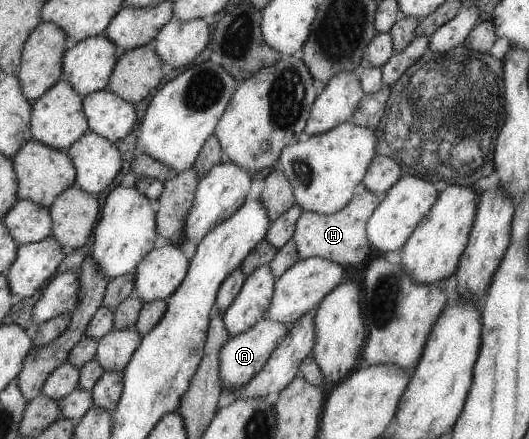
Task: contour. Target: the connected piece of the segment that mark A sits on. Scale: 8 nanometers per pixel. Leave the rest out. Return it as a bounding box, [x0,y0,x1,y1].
[220,318,290,392]

